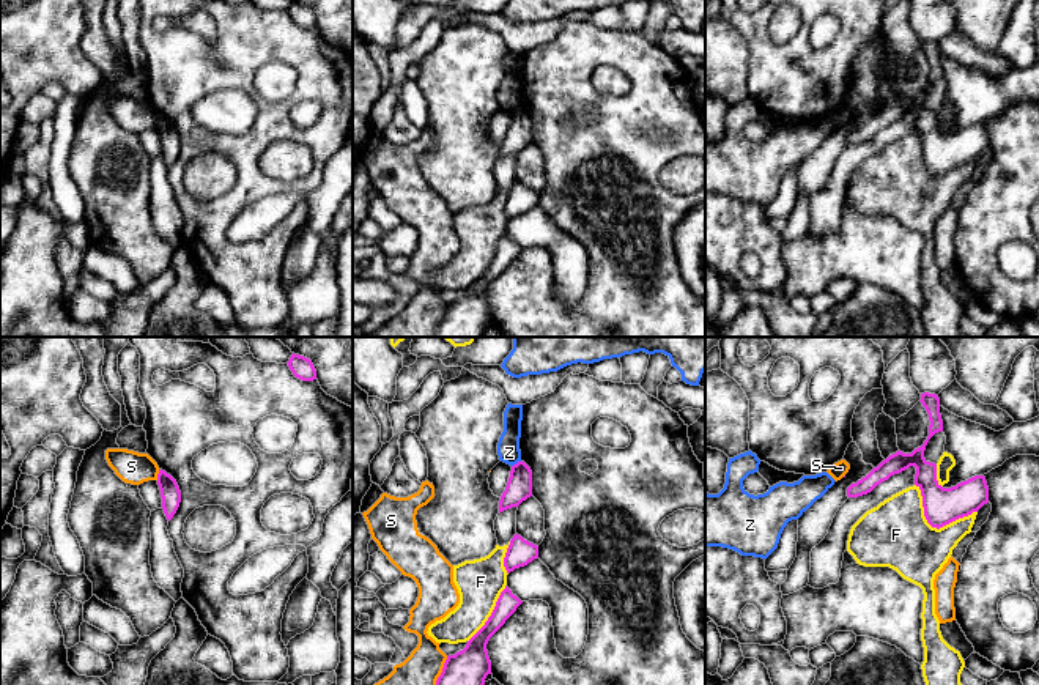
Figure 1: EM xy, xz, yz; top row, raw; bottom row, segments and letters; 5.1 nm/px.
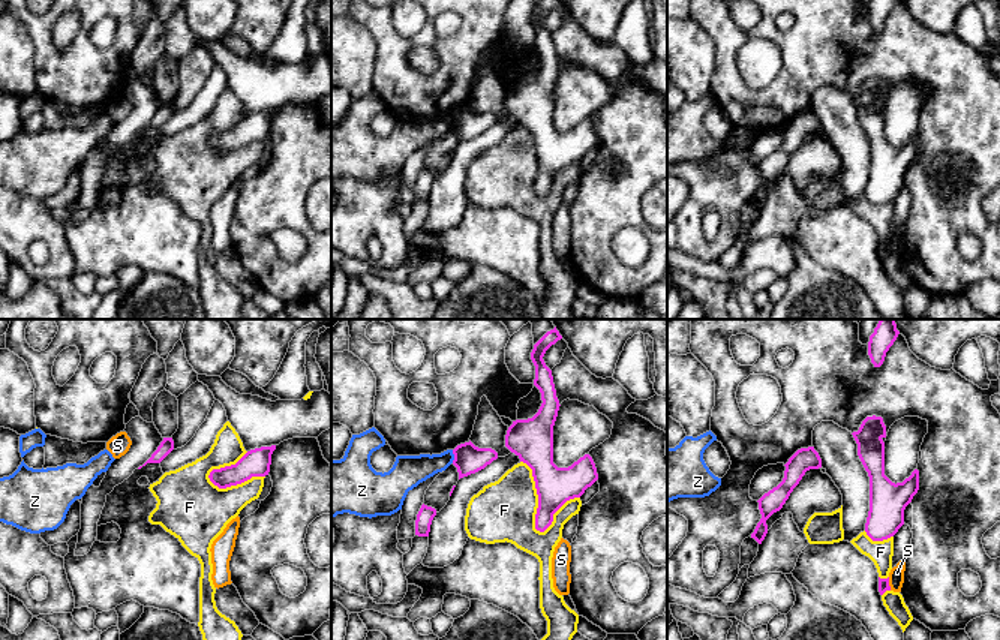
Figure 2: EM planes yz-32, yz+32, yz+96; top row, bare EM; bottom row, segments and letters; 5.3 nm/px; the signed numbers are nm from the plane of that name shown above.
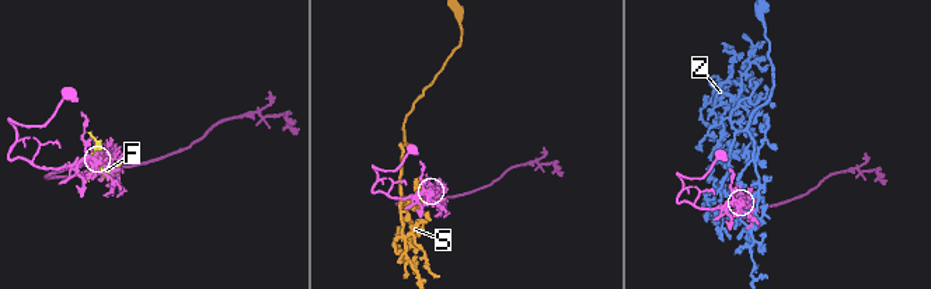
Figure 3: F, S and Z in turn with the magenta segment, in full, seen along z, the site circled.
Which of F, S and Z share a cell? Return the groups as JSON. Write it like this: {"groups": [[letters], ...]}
{"groups": [["F"], ["S"], ["Z"]]}

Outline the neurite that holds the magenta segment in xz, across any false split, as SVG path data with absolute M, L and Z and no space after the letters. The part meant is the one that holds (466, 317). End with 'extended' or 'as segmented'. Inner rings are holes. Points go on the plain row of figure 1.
M505 233L485 272L468 288L466 294L449 302L434 337L483 337L491 321L486 291L523 249Z; as segmented

